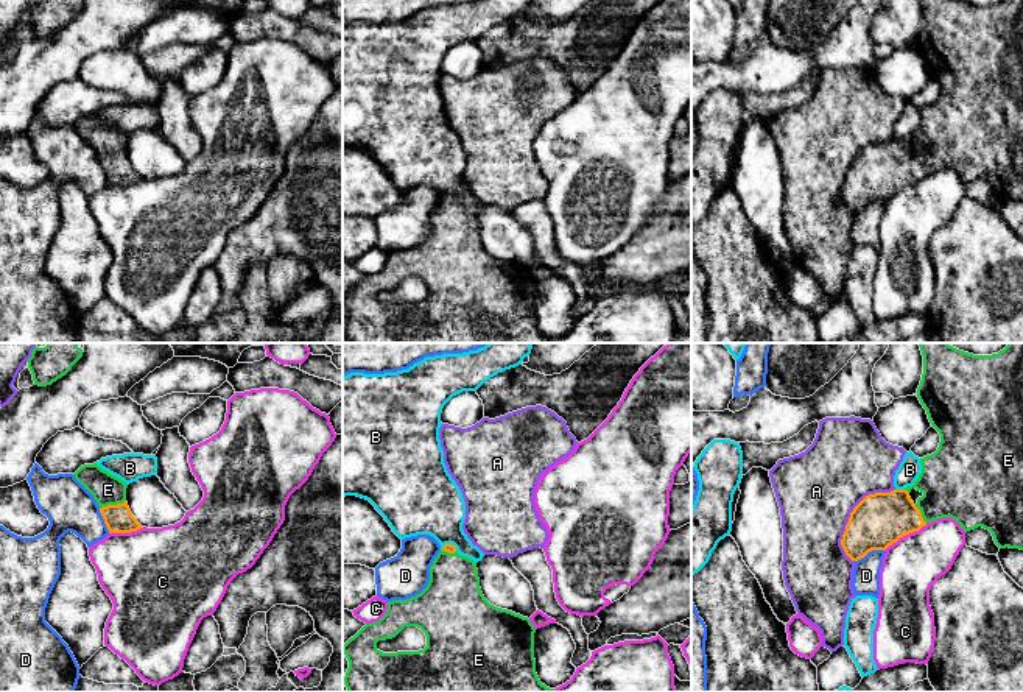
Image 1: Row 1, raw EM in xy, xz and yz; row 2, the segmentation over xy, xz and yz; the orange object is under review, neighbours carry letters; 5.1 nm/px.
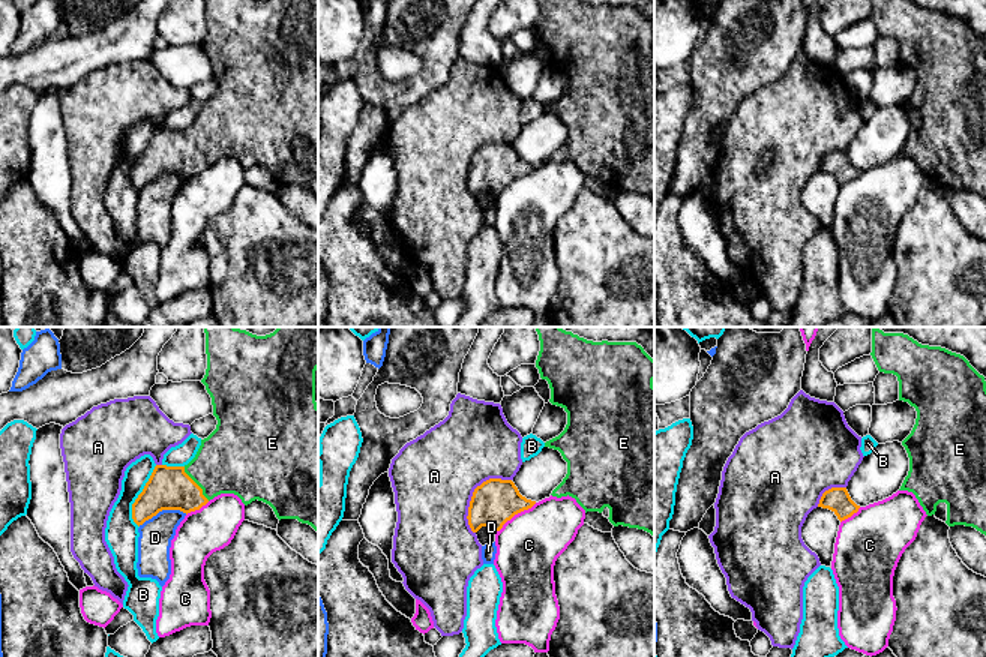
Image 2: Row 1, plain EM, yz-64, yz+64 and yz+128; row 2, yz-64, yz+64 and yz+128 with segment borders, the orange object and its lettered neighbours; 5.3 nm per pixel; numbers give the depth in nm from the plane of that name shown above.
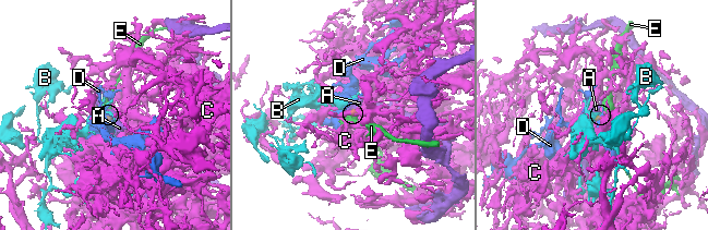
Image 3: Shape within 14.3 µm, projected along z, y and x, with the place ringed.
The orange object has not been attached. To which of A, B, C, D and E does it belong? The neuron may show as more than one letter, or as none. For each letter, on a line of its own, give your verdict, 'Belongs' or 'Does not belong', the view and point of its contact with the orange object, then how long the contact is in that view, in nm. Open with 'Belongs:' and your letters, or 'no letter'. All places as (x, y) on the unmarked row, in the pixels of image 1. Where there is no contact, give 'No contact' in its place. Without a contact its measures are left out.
Belongs: E
A: Does not belong. Touches orange at yz (850, 165). Shared border 440 nm
B: Does not belong. Touches orange at yz (900, 141). Shared border 50 nm
C: Does not belong. Touches orange at yz (905, 186). Shared border 260 nm
D: Does not belong. Touches orange at yz (869, 201). Shared border 170 nm
E: Belongs. Touches orange at xy (112, 156). Shared border 140 nm

